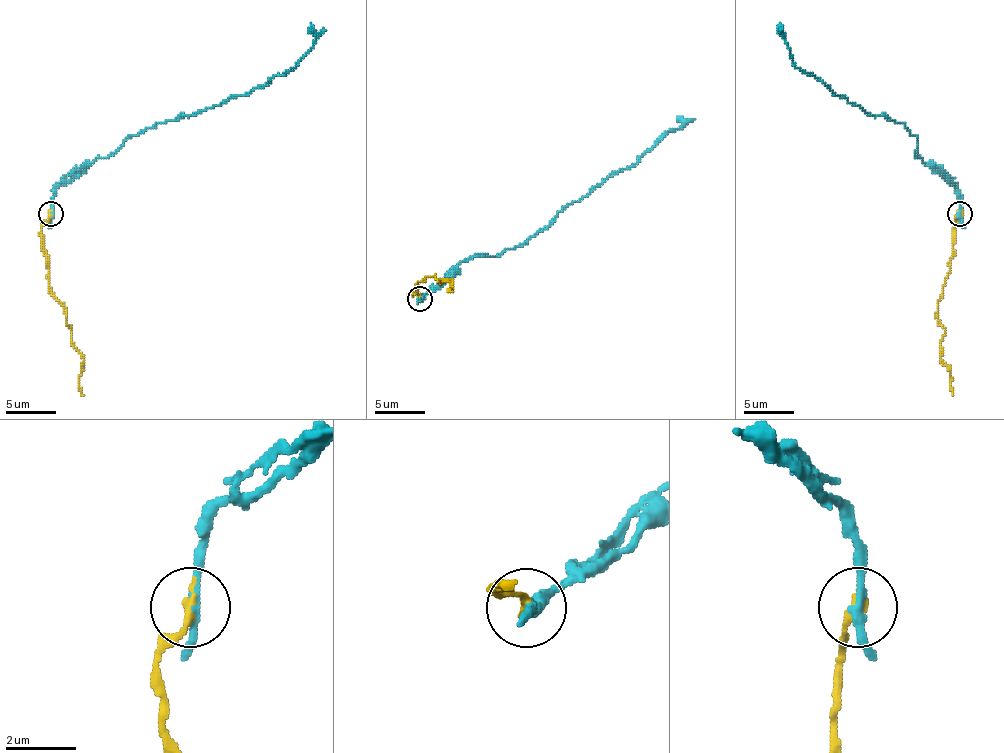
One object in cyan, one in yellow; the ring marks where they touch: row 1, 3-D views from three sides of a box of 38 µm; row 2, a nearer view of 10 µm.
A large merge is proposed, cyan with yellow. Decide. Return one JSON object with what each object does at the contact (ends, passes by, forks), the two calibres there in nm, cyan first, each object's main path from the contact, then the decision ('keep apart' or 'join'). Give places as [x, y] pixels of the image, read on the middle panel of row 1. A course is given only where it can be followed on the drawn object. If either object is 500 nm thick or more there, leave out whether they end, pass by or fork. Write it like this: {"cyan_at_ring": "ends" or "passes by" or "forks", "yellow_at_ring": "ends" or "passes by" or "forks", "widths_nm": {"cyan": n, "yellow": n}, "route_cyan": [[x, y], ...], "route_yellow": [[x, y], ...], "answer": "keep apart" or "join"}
{"cyan_at_ring": "passes by", "yellow_at_ring": "ends", "widths_nm": {"cyan": 240, "yellow": 280}, "route_cyan": [[420, 299], [462, 261], [497, 256], [527, 241], [610, 176], [630, 169], [657, 141], [685, 124], [680, 119]], "route_yellow": [[420, 299], [410, 291], [427, 276], [435, 276], [440, 284], [442, 279], [452, 281], [447, 289], [452, 291]], "answer": "keep apart"}

